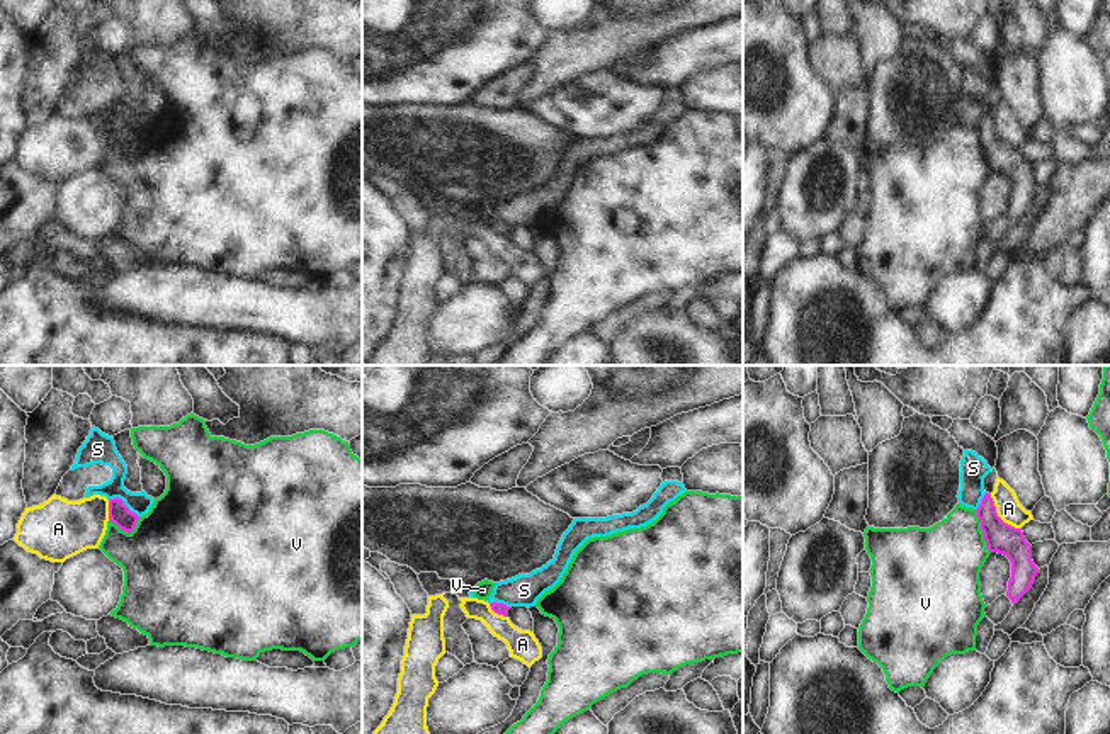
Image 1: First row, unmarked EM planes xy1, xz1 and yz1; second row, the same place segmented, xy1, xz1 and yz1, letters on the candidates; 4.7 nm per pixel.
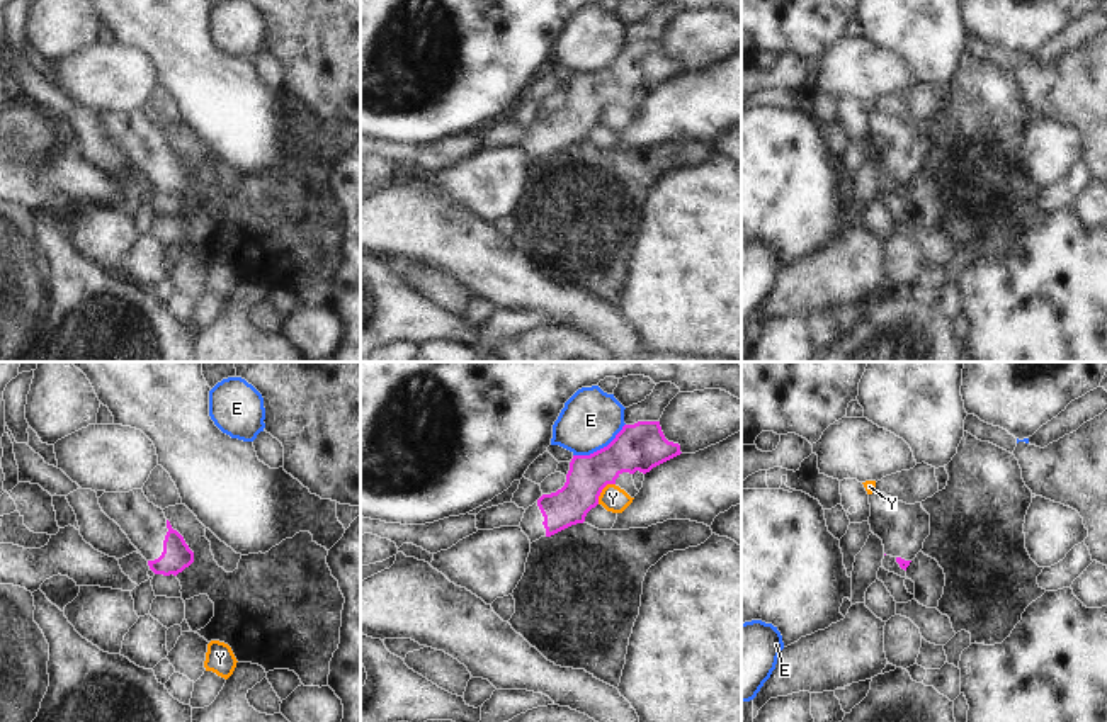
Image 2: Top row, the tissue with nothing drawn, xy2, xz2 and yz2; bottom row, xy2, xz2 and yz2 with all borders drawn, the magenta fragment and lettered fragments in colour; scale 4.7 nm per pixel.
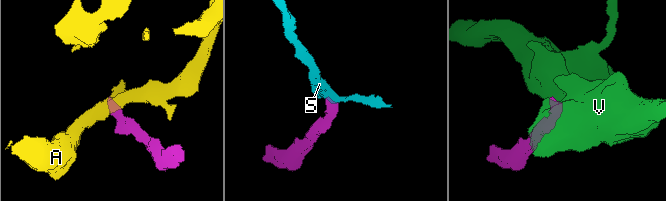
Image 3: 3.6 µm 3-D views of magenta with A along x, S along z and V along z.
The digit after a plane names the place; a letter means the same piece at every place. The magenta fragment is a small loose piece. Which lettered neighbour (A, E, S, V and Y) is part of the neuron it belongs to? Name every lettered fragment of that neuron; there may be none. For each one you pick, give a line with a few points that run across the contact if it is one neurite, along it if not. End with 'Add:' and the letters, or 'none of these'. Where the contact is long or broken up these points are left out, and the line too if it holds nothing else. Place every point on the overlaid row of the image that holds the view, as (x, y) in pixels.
Add: none of these

